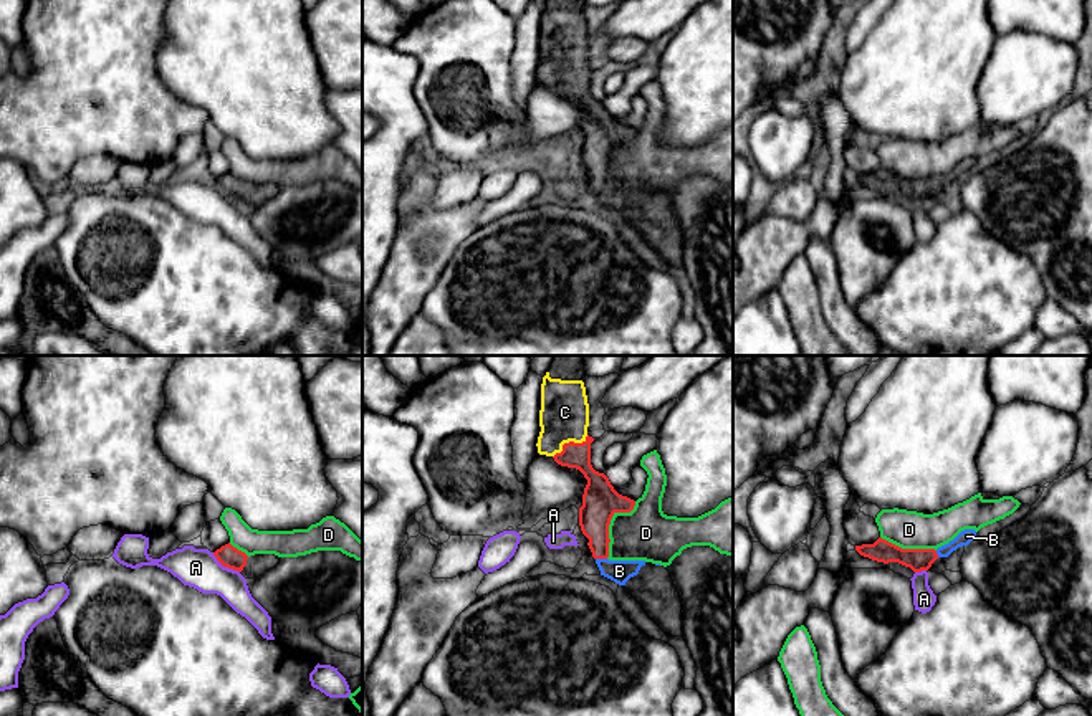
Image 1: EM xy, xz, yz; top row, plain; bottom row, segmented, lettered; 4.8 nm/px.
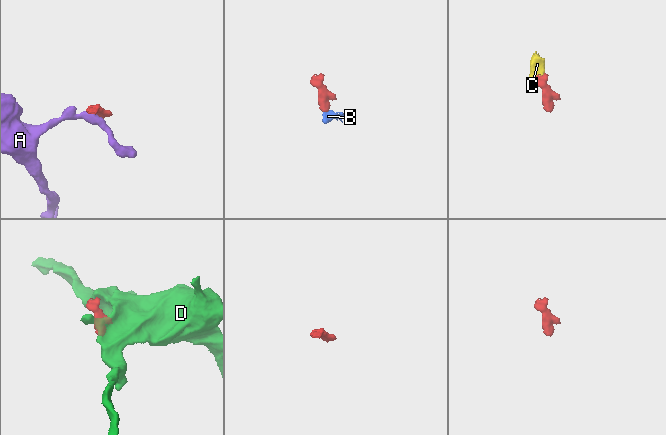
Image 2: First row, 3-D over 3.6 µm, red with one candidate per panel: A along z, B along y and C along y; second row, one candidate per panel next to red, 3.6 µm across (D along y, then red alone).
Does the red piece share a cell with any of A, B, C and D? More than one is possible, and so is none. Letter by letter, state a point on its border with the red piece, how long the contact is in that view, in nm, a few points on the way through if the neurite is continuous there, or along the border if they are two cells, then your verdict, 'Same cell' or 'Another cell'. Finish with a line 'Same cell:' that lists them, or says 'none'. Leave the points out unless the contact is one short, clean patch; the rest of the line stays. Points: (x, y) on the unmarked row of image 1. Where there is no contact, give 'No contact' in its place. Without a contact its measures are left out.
A: Touches red at xy (225, 195). Shared border 170 nm. Boundary: xy (212, 182), (224, 195), (239, 202). Another cell
B: Touches red at xz (601, 187). Shared border 60 nm. Path across: xz (598, 138), (601, 187), (613, 199), (619, 200). Same cell
C: Touches red at xz (569, 71). Shared border 200 nm. Path across: xz (574, 85), (569, 71), (565, 42). Same cell
D: Touches red at xz (609, 152). Shared border 320 nm. Boundary: xz (636, 131), (629, 141), (617, 141), (613, 146), (606, 187). Another cell
Same cell: B, C

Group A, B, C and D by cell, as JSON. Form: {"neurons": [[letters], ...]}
{"neurons": [["A"], ["B", "C"], ["D"]]}

